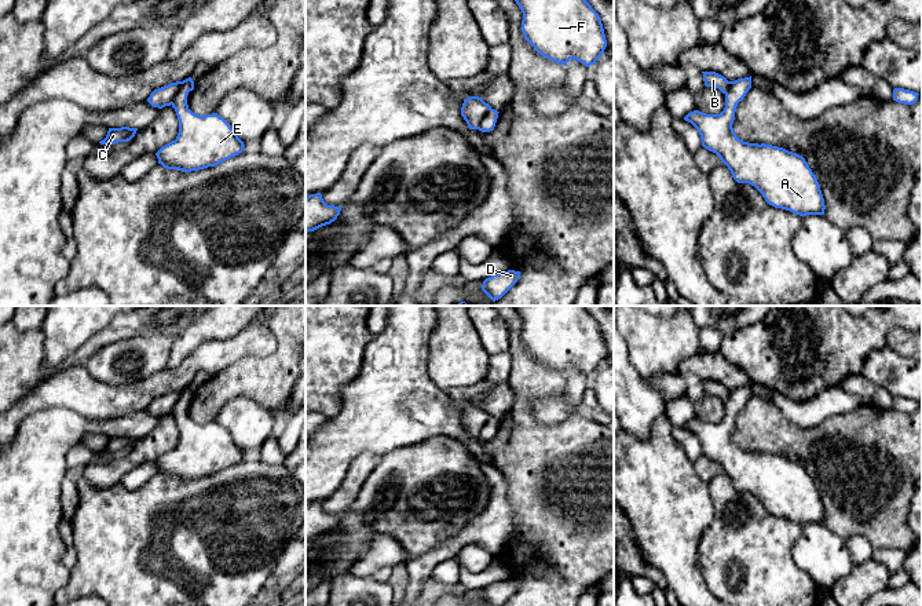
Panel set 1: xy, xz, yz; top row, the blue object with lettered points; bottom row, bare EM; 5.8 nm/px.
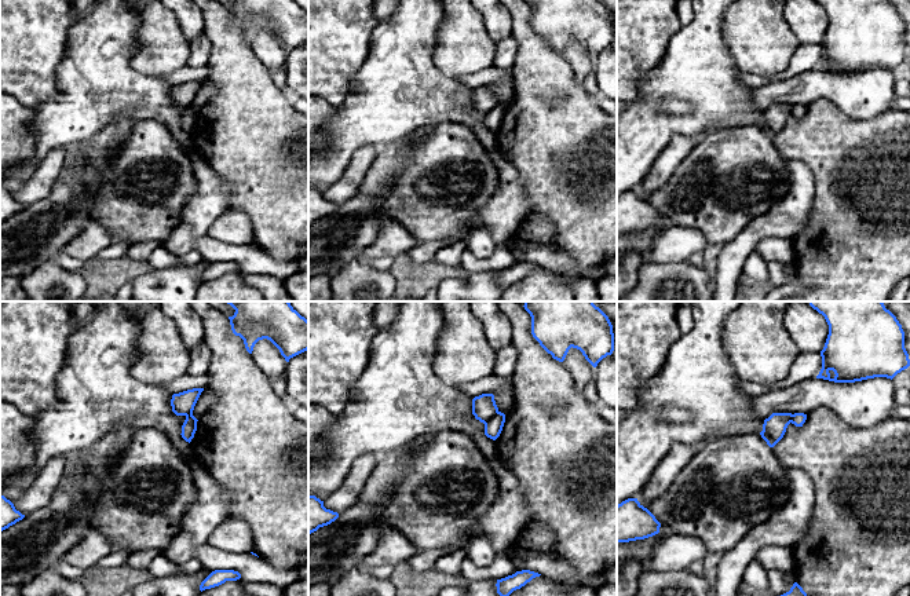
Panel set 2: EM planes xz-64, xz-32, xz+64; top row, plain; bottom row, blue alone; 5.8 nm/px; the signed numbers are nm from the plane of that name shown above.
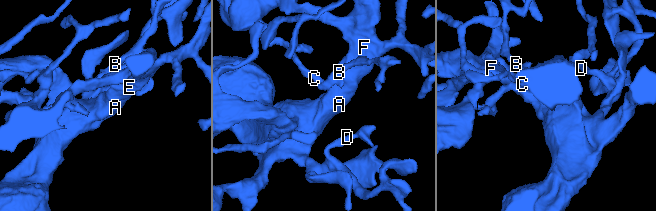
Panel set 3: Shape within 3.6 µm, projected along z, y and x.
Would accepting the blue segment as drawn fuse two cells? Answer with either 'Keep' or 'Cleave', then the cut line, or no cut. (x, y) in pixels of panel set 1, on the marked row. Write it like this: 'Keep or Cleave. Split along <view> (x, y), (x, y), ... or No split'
Cleave. Split along xy (180, 81), (179, 91), (171, 103)

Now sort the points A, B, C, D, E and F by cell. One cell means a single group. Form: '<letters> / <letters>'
A D E F / B C

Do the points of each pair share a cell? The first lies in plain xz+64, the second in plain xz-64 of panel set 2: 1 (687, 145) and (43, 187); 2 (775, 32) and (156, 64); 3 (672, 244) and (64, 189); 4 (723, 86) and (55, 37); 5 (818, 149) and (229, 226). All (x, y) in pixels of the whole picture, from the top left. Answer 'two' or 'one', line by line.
1: one
2: one
3: two
4: two
5: two

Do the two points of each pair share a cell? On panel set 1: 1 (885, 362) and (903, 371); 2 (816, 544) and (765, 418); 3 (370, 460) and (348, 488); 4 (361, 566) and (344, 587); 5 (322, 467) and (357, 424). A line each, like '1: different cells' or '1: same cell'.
1: same cell
2: different cells
3: same cell
4: different cells
5: same cell

